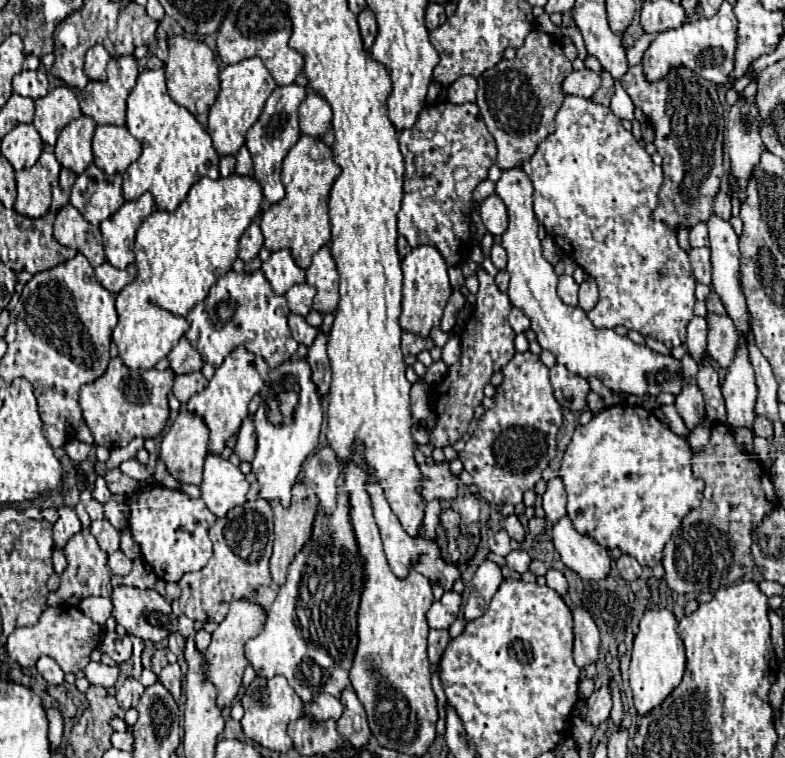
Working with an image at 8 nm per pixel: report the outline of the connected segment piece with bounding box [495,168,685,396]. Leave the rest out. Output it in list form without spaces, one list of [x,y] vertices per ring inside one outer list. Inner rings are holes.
[[[523,168],[505,170],[495,192],[509,212],[509,228],[501,242],[507,250],[507,272],[511,274],[507,294],[511,304],[531,318],[531,330],[537,334],[541,348],[553,352],[557,362],[567,366],[573,374],[583,378],[597,376],[613,392],[621,390],[635,396],[641,396],[643,392],[649,396],[657,396],[659,392],[677,394],[685,382],[679,372],[679,360],[655,354],[647,346],[637,346],[627,336],[615,334],[615,330],[595,330],[581,308],[565,306],[559,300],[557,274],[541,254],[541,242],[537,238],[539,222],[533,212],[533,186],[527,174],[523,174]]]

